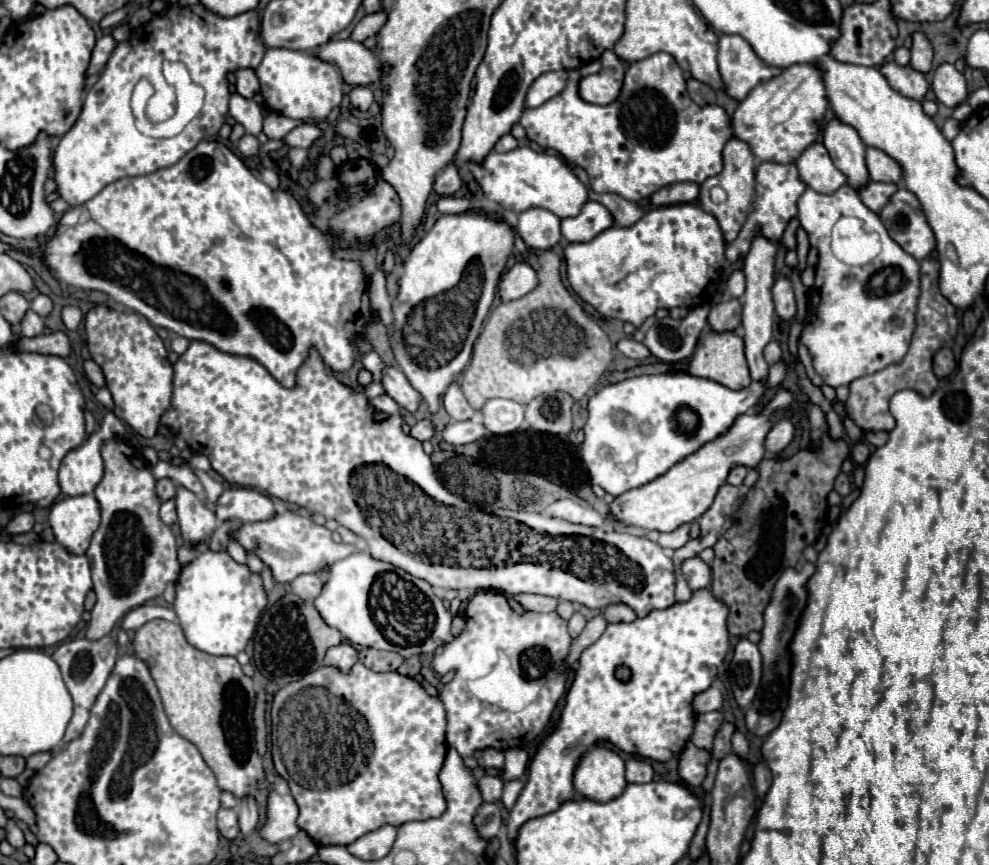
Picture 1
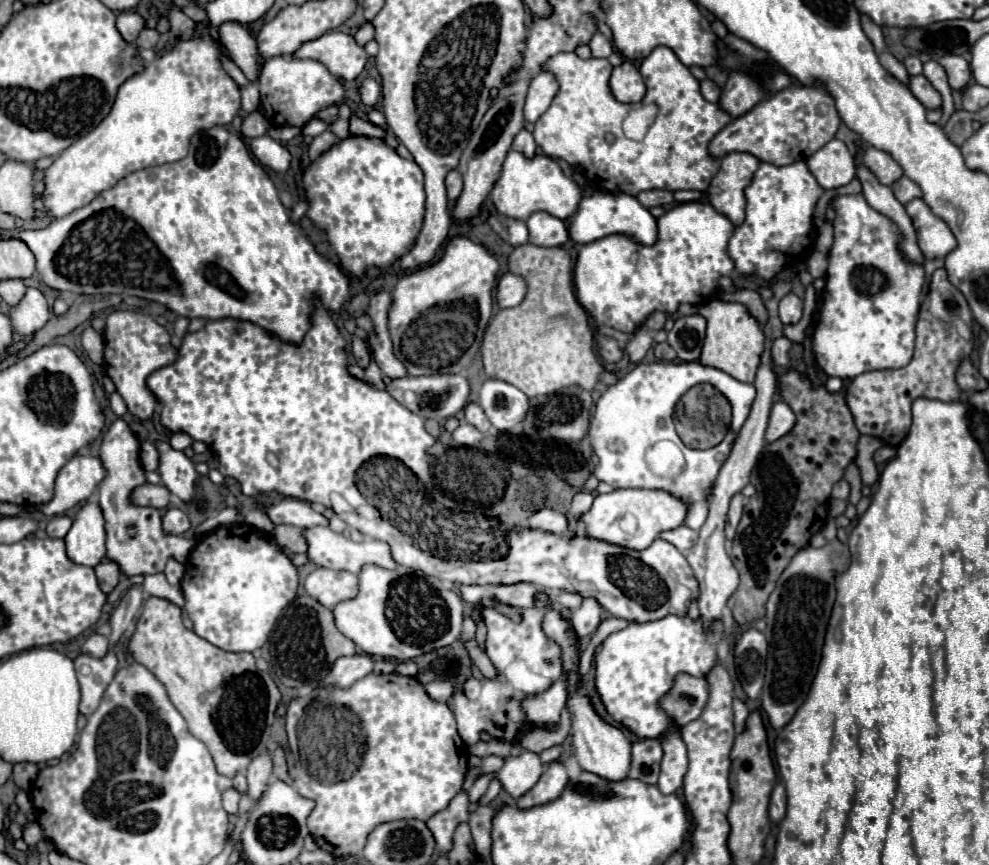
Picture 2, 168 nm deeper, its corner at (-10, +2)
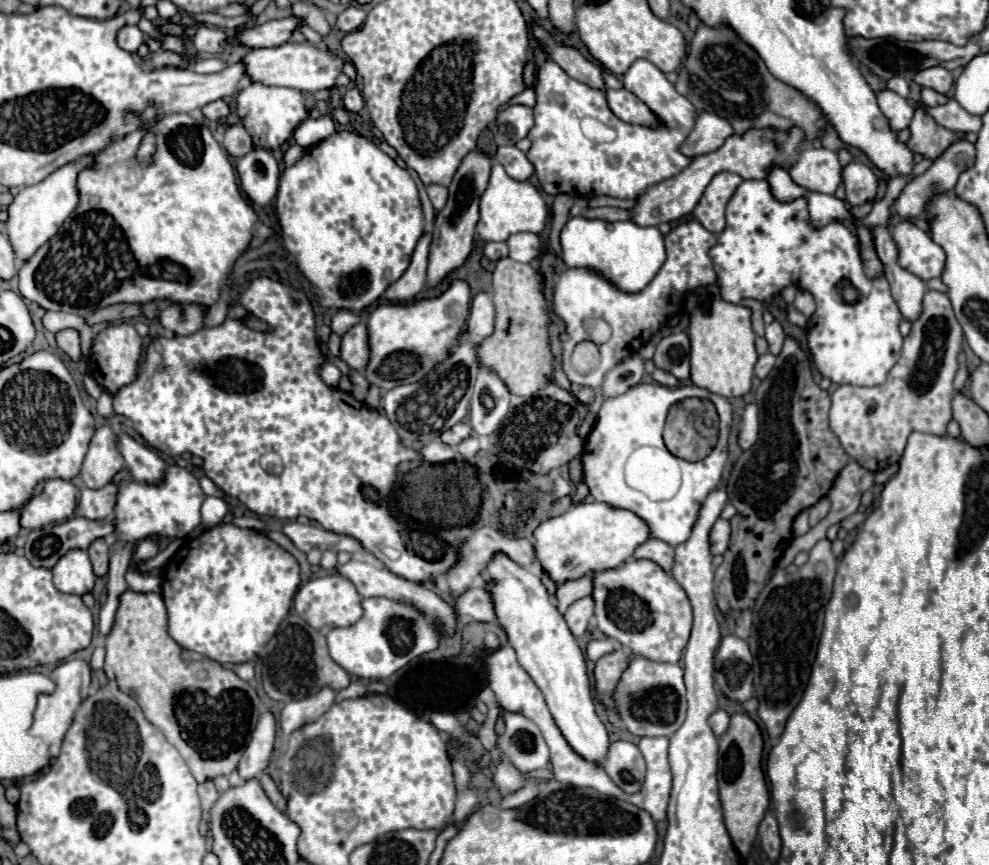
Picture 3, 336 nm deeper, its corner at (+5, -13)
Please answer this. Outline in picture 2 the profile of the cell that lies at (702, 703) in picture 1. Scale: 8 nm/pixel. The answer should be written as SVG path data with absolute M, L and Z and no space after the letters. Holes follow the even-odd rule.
M683 674L675 678L675 686L663 698L663 708L671 712L671 716L675 716L675 722L679 726L685 726L701 716L707 700L709 700L707 680Z

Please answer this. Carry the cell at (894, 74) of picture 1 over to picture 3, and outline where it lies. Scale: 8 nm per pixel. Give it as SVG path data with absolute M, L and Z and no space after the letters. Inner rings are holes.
M916 109L908 129L910 129L910 139L906 147L912 153L920 153L932 161L936 161L952 143L964 139L964 133L950 131L938 125L924 109Z

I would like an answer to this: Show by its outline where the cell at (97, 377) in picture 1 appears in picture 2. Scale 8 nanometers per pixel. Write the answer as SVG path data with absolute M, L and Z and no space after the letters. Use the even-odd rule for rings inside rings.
M93 328L83 332L83 348L95 364L103 364L103 338Z

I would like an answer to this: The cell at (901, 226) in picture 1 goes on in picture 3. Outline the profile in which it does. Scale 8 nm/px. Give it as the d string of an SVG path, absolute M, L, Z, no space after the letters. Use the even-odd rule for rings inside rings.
M910 221L892 227L892 239L898 247L898 265L922 281L940 277L944 271L944 251L928 233Z

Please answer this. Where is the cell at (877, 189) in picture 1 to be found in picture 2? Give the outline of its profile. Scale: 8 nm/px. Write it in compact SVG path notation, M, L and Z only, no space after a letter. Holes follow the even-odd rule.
M907 176L899 178L891 188L893 188L895 198L897 198L901 204L907 204L909 200L913 200L913 198L919 198L919 196L921 196L919 186L917 186L913 180L909 180Z

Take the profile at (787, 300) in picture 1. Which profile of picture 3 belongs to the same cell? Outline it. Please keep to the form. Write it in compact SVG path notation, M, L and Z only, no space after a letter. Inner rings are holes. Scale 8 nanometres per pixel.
M772 321L770 325L766 325L766 341L768 341L768 351L772 355L778 355L782 351L784 345L784 329L778 321Z

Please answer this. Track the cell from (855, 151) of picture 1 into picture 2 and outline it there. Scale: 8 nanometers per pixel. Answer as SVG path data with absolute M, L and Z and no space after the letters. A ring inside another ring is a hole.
M857 164L857 180L863 186L863 196L869 202L869 206L875 208L877 212L885 214L887 218L891 218L899 226L899 230L903 234L901 250L903 250L905 258L909 258L911 262L919 262L921 264L923 262L923 254L919 252L919 246L915 244L915 228L913 228L911 218L907 216L903 204L899 200L895 200L891 188L883 186L875 178L875 174L863 164Z

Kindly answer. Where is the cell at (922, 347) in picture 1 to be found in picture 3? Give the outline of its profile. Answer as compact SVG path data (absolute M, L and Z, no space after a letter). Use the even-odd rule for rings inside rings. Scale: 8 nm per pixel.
M928 291L922 317L912 323L912 331L904 339L900 359L890 369L888 379L876 387L838 385L834 389L830 429L856 463L876 473L900 461L910 433L946 435L946 425L952 419L952 379L958 369L962 341L962 327L954 317L948 295Z

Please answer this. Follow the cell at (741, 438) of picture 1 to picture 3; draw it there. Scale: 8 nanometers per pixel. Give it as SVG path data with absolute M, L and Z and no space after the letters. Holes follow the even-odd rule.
M578 503L570 511L540 523L534 529L534 553L544 573L562 585L588 573L600 573L620 567L634 555L634 549L650 537L648 525L632 511L614 509L606 503Z

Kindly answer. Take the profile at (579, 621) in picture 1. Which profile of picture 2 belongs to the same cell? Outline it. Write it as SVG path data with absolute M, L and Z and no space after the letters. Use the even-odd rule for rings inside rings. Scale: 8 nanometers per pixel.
M585 598L581 608L579 610L573 610L573 618L571 618L571 624L577 632L579 638L587 638L591 636L597 626L601 622L601 606L597 600L591 600L591 598Z

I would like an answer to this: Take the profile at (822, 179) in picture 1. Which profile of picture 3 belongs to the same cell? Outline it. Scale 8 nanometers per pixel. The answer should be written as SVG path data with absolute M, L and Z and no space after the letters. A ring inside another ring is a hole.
M810 147L800 151L796 163L790 167L790 177L798 185L828 195L832 195L840 185L840 173L842 167L838 163L838 155L824 147Z

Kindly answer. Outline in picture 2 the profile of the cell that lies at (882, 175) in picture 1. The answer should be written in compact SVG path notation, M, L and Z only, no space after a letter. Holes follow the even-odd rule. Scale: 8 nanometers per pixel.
M869 146L863 154L863 164L877 176L877 180L885 186L891 186L895 180L903 176L903 168L891 158L891 154Z

